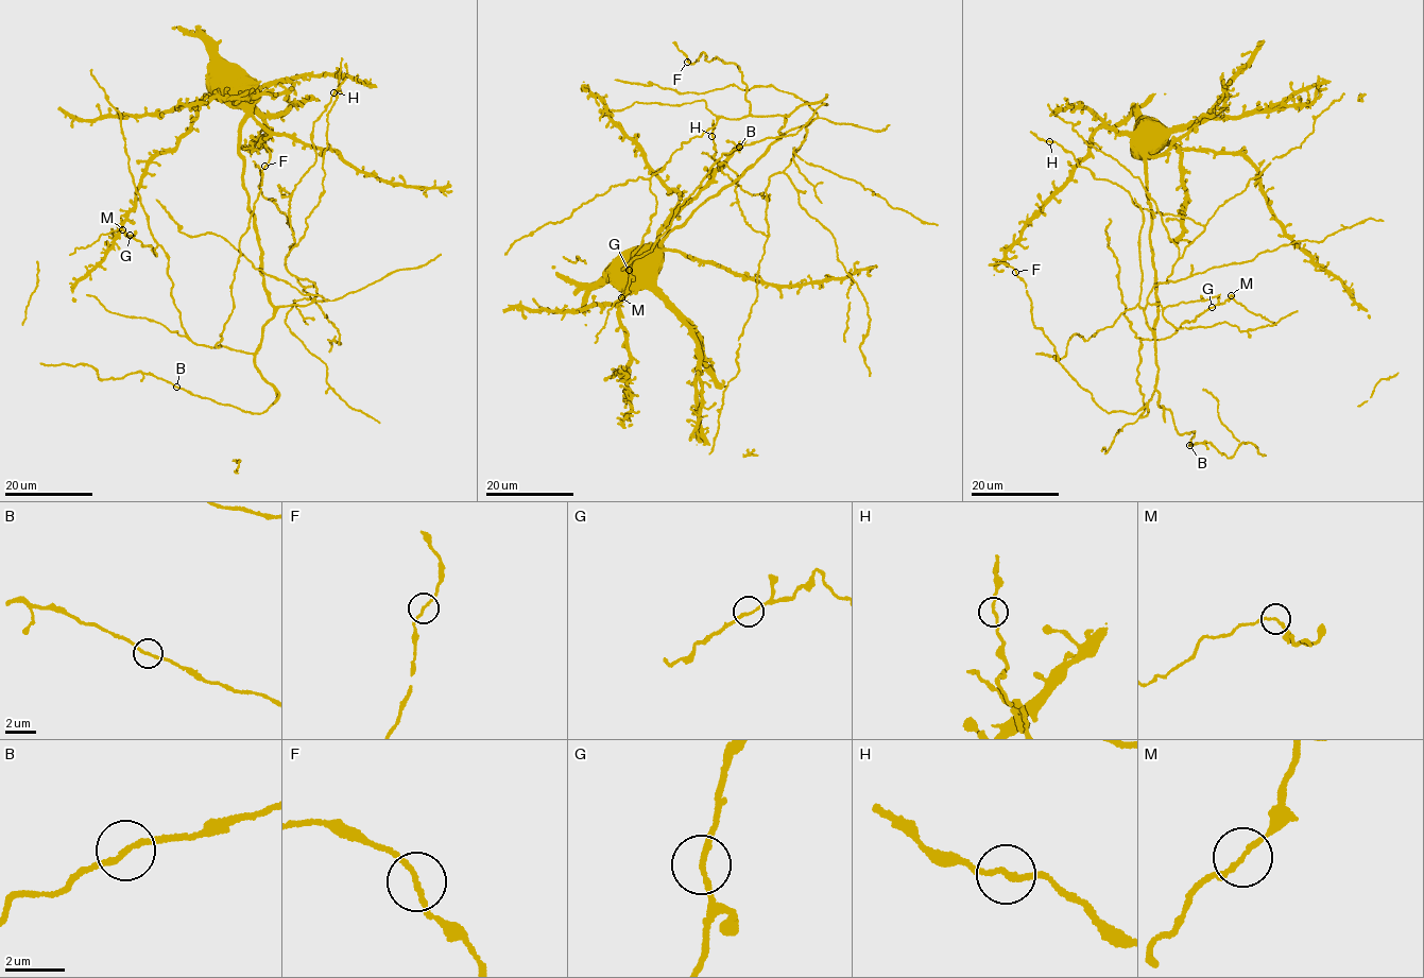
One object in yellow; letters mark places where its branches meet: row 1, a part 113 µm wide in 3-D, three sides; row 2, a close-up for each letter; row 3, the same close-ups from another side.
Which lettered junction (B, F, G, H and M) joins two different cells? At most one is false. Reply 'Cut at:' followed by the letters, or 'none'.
Cut at: M

